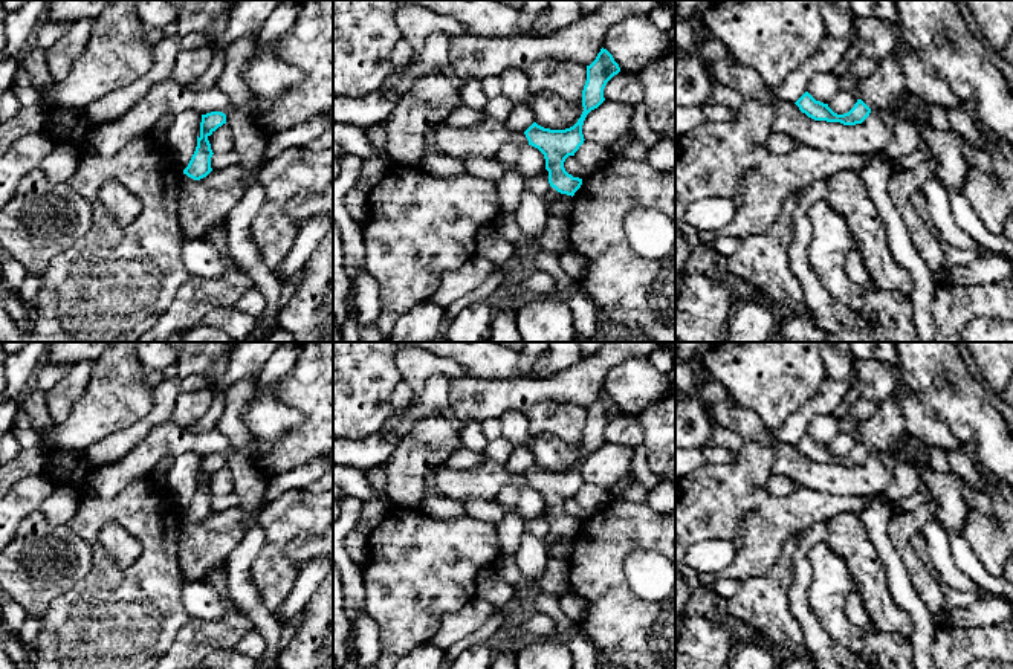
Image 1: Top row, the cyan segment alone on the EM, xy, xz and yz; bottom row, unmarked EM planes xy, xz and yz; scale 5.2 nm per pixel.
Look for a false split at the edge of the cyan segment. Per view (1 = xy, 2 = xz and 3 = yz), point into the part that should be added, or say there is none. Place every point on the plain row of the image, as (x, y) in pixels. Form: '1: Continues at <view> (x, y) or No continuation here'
1: No continuation here
2: Continues at xz (552, 536)
3: No continuation here

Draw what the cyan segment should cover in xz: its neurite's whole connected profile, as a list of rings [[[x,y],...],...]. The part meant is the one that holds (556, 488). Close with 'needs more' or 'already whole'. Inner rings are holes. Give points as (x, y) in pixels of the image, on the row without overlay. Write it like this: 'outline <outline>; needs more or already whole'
outline [[[600,391],[596,402],[587,408],[587,423],[582,432],[584,454],[578,464],[565,472],[550,472],[533,464],[526,473],[529,487],[538,490],[545,501],[549,513],[549,525],[552,532],[542,539],[549,548],[558,536],[574,538],[581,530],[582,521],[573,519],[564,510],[568,498],[574,498],[584,486],[582,467],[587,457],[597,451],[604,443],[604,431],[607,425],[620,414],[619,406],[607,391]]]; needs more

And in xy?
outline [[[211,454],[202,457],[200,477],[197,478],[197,489],[188,509],[183,512],[183,516],[186,516],[194,522],[200,522],[212,513],[211,499],[214,495],[211,492],[208,480],[223,466],[226,466],[226,457],[222,454]]]; already whole

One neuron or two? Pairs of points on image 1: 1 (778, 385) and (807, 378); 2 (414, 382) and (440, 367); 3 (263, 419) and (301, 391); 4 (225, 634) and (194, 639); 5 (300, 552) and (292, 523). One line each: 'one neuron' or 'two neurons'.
1: one neuron
2: one neuron
3: two neurons
4: one neuron
5: two neurons

